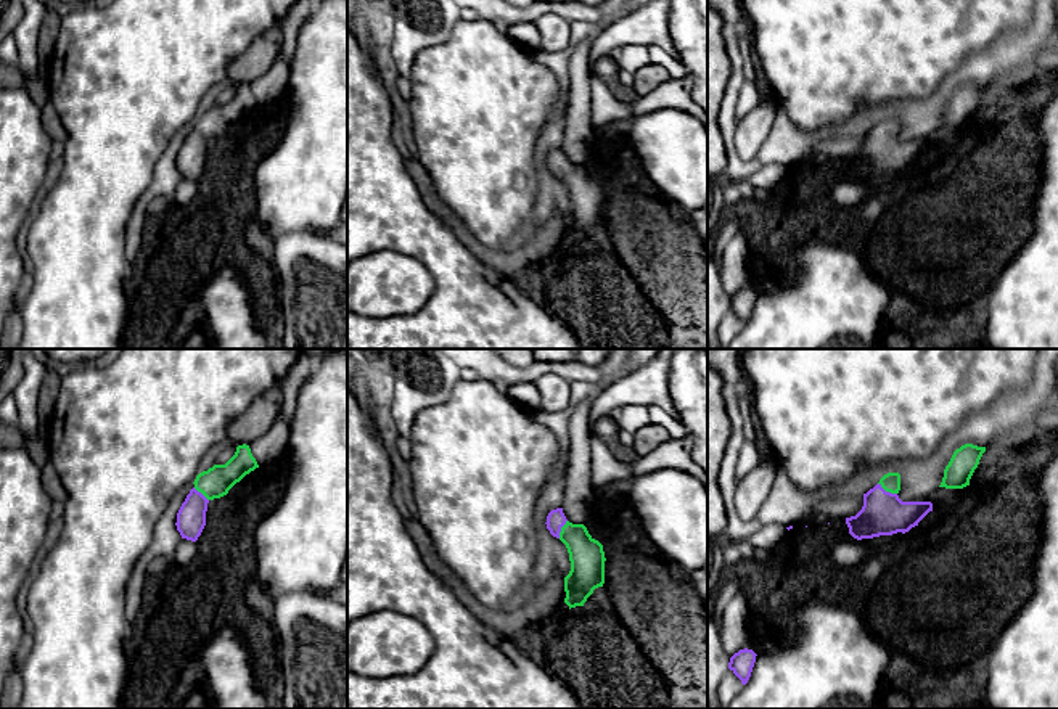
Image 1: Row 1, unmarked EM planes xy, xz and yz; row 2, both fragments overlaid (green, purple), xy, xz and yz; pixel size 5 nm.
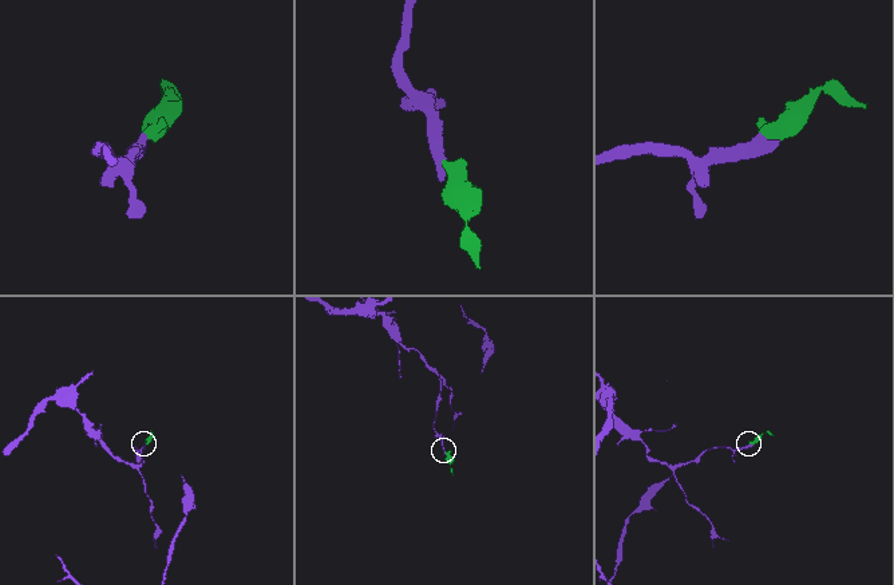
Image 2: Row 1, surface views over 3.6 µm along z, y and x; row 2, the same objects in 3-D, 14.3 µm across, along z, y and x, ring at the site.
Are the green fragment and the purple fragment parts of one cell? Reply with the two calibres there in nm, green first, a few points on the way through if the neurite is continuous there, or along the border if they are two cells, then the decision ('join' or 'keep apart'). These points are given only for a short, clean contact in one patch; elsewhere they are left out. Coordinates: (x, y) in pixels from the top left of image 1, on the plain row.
100 nm thick on the green side, 220 nm on the other; runs through yz (891, 122), (888, 131), (883, 153); join

